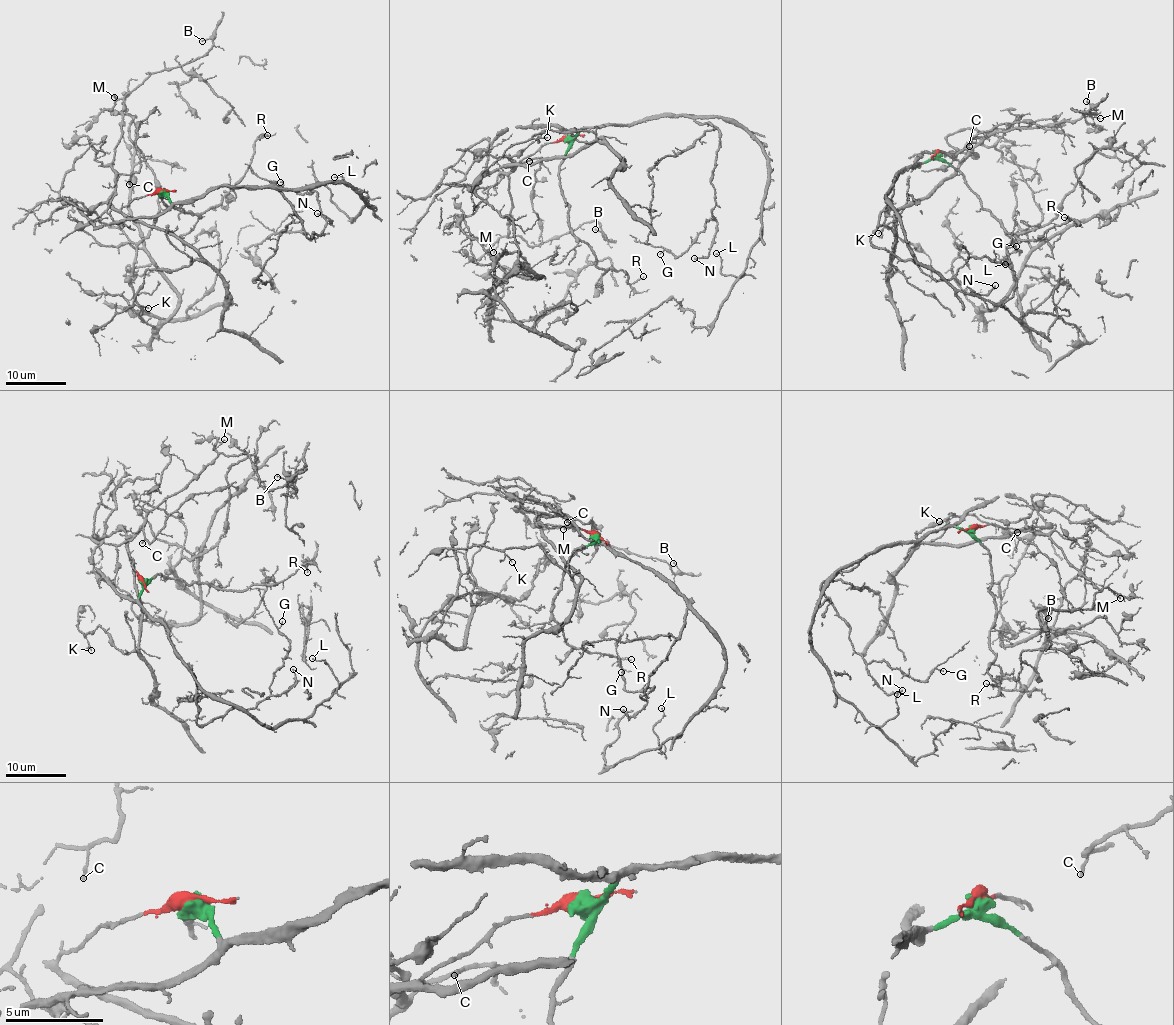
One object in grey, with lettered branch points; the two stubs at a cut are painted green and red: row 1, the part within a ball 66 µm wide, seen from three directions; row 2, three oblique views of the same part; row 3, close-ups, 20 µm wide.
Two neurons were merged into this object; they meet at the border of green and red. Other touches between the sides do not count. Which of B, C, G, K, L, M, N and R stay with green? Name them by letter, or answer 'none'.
G, L, N, R

